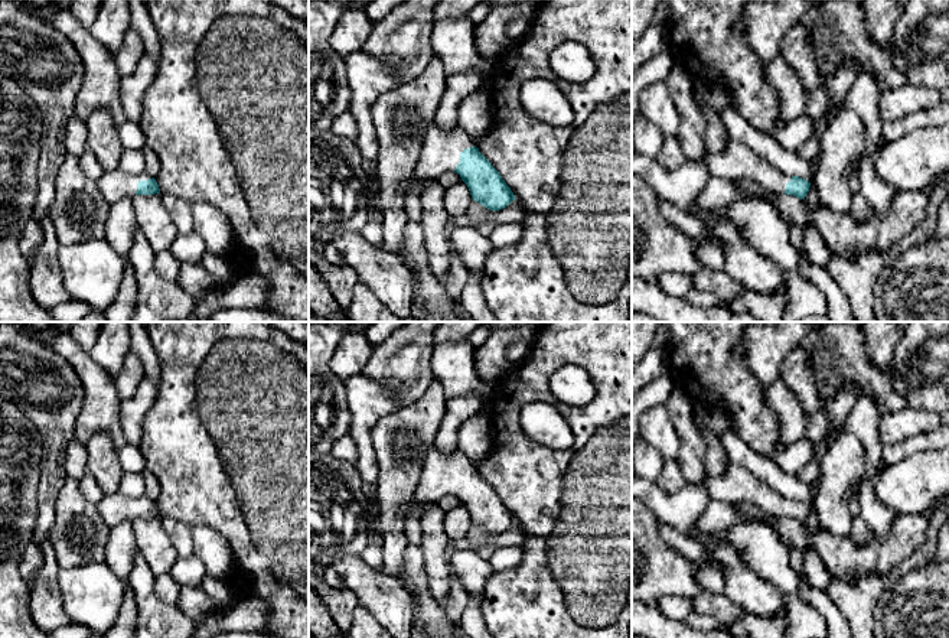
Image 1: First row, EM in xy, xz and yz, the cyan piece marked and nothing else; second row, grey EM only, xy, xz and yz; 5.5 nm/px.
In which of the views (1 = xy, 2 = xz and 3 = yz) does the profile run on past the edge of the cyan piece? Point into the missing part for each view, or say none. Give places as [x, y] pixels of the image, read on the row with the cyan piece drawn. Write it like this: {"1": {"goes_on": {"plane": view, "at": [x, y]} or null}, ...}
{"1": {"goes_on": {"plane": "xy", "at": [117, 184]}}, "2": {"goes_on": {"plane": "xz", "at": [442, 150]}}, "3": {"goes_on": {"plane": "yz", "at": [737, 160]}}}

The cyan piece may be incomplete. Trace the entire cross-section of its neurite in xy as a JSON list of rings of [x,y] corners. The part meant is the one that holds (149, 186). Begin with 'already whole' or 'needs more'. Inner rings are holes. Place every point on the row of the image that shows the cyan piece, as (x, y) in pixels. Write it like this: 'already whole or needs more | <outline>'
needs more | [[[120,167],[104,172],[98,180],[98,189],[107,195],[108,204],[114,204],[123,198],[133,199],[136,195],[160,193],[156,179],[146,172],[133,175]]]

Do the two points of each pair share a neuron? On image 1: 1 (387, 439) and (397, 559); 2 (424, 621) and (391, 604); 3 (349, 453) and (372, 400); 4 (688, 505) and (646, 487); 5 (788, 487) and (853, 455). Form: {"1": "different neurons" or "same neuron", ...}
{"1": "same neuron", "2": "different neurons", "3": "different neurons", "4": "same neuron", "5": "different neurons"}

